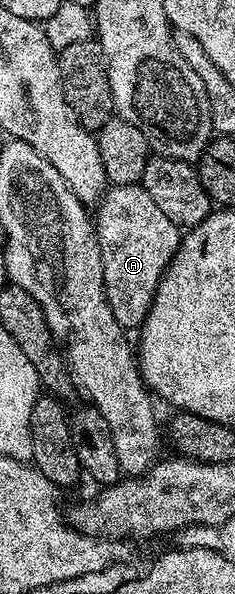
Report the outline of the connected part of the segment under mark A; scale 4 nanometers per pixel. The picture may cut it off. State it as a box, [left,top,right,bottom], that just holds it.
[93,184,181,328]

